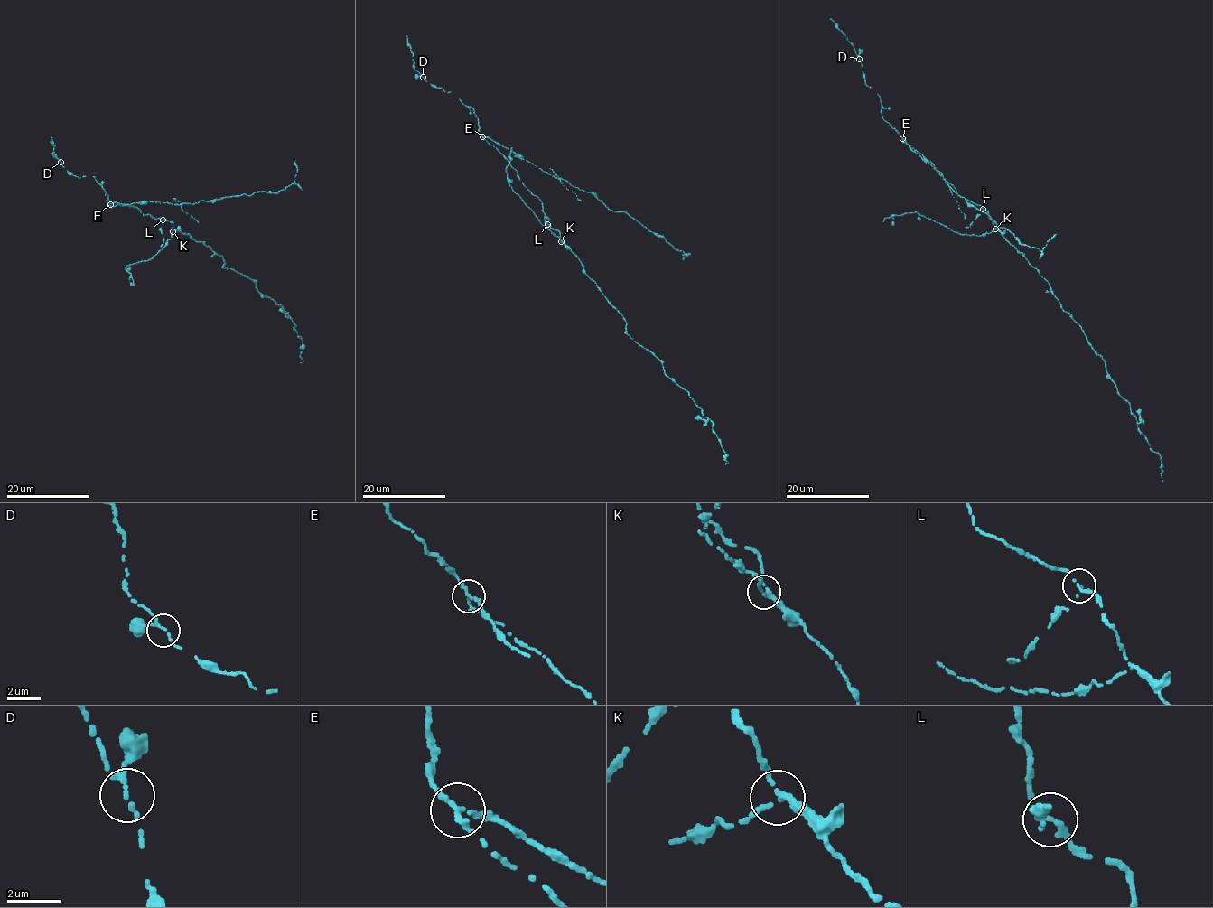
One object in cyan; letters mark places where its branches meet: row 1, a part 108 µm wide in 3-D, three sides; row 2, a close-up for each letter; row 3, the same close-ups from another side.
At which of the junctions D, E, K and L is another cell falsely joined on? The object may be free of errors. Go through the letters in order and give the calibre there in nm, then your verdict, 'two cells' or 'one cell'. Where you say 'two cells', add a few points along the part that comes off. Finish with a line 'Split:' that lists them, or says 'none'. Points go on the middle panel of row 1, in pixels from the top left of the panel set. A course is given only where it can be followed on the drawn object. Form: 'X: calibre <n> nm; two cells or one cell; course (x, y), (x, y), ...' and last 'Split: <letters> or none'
D: calibre 170 nm; one cell
E: calibre 180 nm; two cells; course (482, 136), (555, 177), (591, 191), (614, 211), (627, 211), (682, 250), (683, 260)
K: calibre 200 nm; one cell
L: calibre 160 nm; one cell
Split: E

